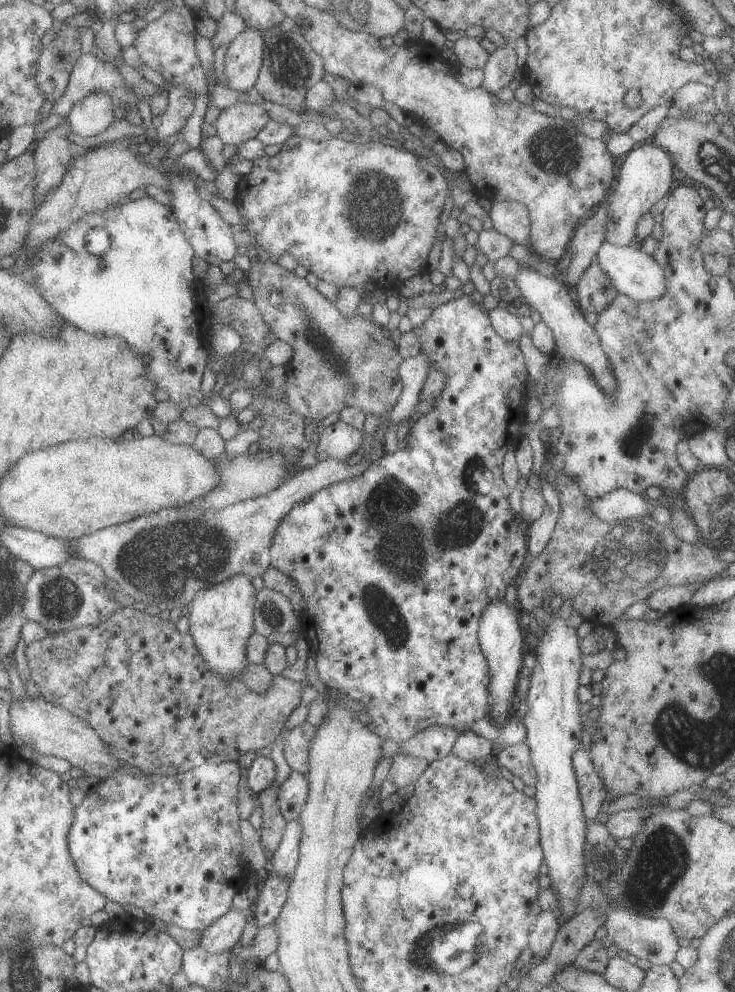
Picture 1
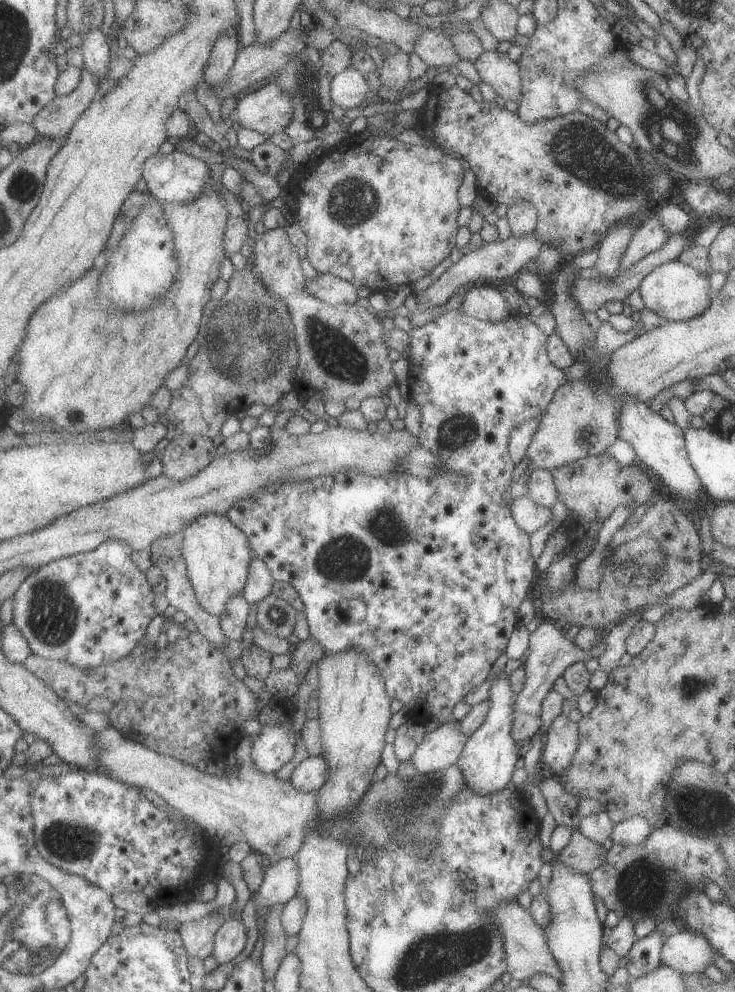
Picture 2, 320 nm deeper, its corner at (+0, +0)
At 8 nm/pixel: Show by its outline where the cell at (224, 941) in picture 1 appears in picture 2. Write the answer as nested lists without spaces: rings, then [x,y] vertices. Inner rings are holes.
[[[295,856],[279,859],[263,868],[262,884],[255,892],[254,903],[259,912],[266,910],[274,904],[284,904],[297,892],[299,873]]]

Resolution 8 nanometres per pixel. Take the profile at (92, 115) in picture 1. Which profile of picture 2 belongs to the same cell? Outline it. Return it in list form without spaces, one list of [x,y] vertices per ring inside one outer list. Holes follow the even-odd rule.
[[[91,29],[77,35],[81,39],[82,66],[93,73],[98,80],[106,78],[110,55],[106,36],[100,29]]]

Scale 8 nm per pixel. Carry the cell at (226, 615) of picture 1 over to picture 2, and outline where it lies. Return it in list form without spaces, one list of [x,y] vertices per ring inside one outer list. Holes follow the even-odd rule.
[[[209,513],[191,519],[181,530],[179,549],[196,601],[205,612],[222,615],[227,599],[247,584],[252,557],[246,536],[225,514]]]

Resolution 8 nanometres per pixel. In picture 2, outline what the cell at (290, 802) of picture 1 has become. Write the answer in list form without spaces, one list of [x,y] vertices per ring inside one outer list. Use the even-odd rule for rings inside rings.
[[[321,756],[298,761],[290,774],[290,783],[301,792],[317,791],[328,775],[327,761]]]

